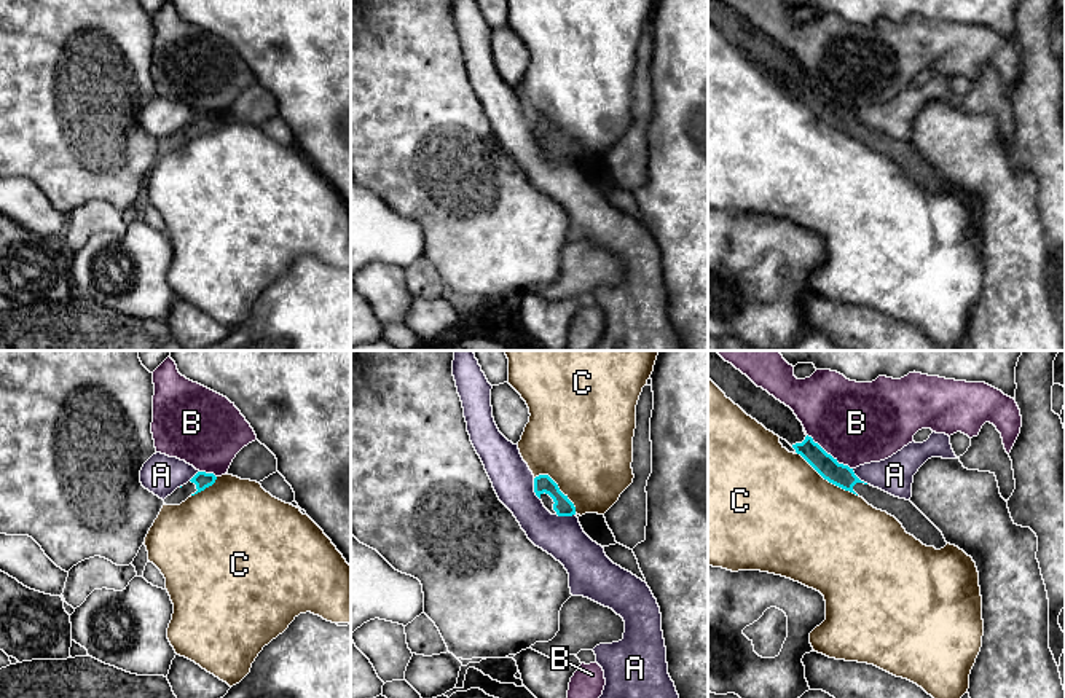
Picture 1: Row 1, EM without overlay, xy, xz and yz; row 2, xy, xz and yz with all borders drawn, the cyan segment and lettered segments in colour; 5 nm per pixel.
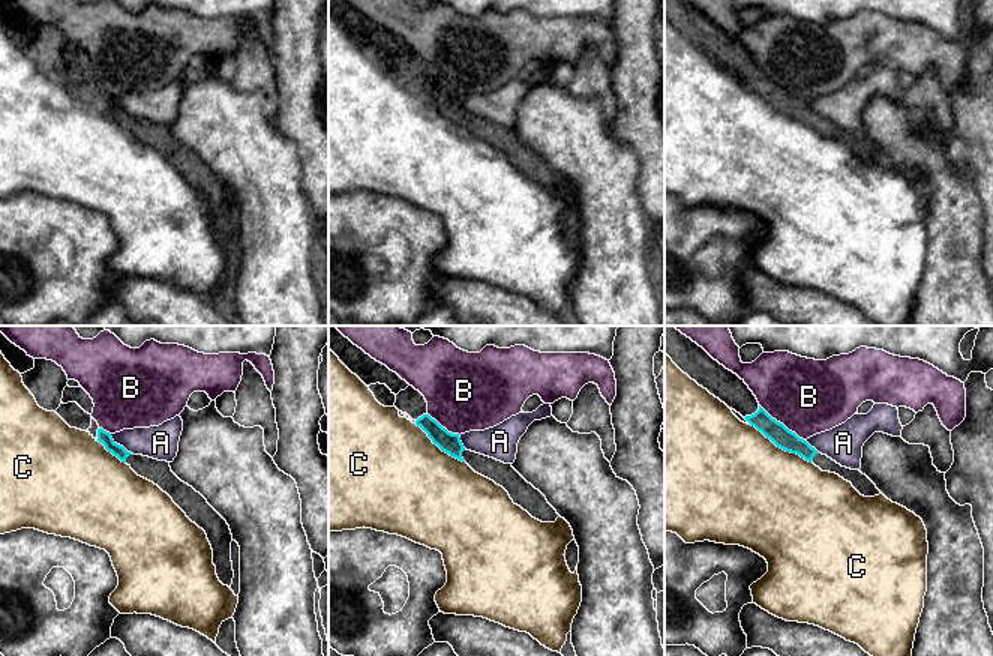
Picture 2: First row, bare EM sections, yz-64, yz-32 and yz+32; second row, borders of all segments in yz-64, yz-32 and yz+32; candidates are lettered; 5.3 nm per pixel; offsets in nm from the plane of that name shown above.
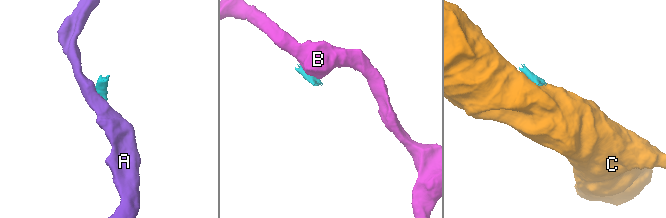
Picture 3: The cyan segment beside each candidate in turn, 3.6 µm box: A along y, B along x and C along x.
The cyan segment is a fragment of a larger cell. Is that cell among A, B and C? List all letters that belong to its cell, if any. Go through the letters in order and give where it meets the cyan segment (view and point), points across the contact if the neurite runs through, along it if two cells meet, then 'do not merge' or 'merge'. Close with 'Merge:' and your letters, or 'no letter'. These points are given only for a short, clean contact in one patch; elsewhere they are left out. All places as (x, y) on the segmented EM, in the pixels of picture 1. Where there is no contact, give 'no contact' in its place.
A: contact xz (534, 490); border xz (533, 478), (533, 491), (539, 499); do not merge
B: contact yz (829, 454); border yz (807, 434), (839, 462), (852, 469); do not merge
C: contact yz (828, 480); border yz (797, 453), (825, 478), (856, 496); do not merge
Merge: no letter

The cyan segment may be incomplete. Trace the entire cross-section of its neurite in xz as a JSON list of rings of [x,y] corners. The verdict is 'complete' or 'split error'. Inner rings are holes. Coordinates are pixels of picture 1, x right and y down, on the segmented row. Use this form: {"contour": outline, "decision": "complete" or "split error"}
{"contour": [[[548,475],[534,478],[534,492],[552,515],[576,515],[574,504],[560,491],[558,484]]], "decision": "split error"}

